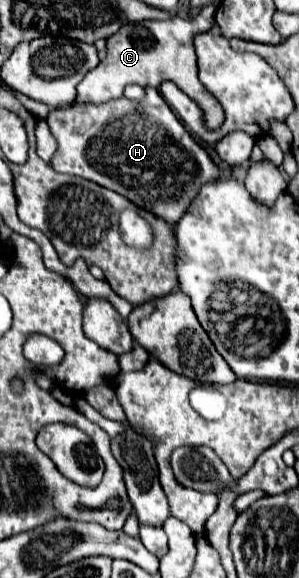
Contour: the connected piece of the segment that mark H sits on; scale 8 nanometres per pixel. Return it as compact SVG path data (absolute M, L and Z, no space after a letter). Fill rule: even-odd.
M147 88L141 102L121 96L103 104L87 102L57 108L49 114L49 128L59 144L53 156L55 172L97 182L173 226L187 212L199 188L219 178L209 154L185 130L155 88Z

